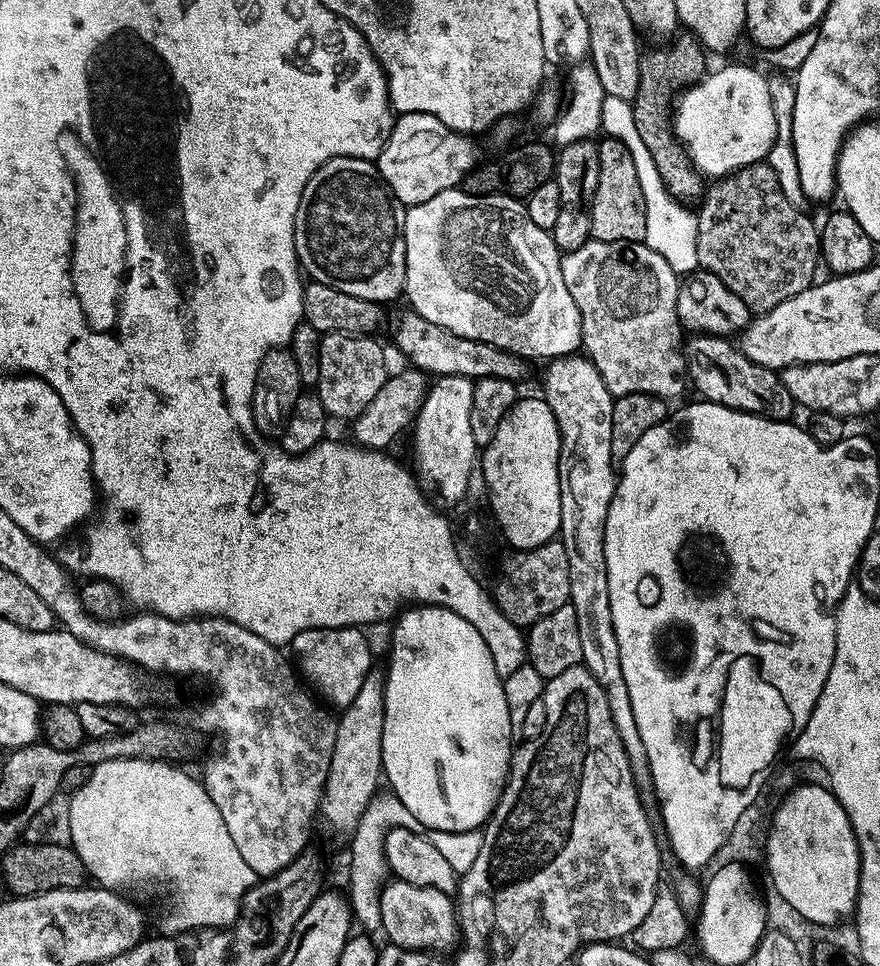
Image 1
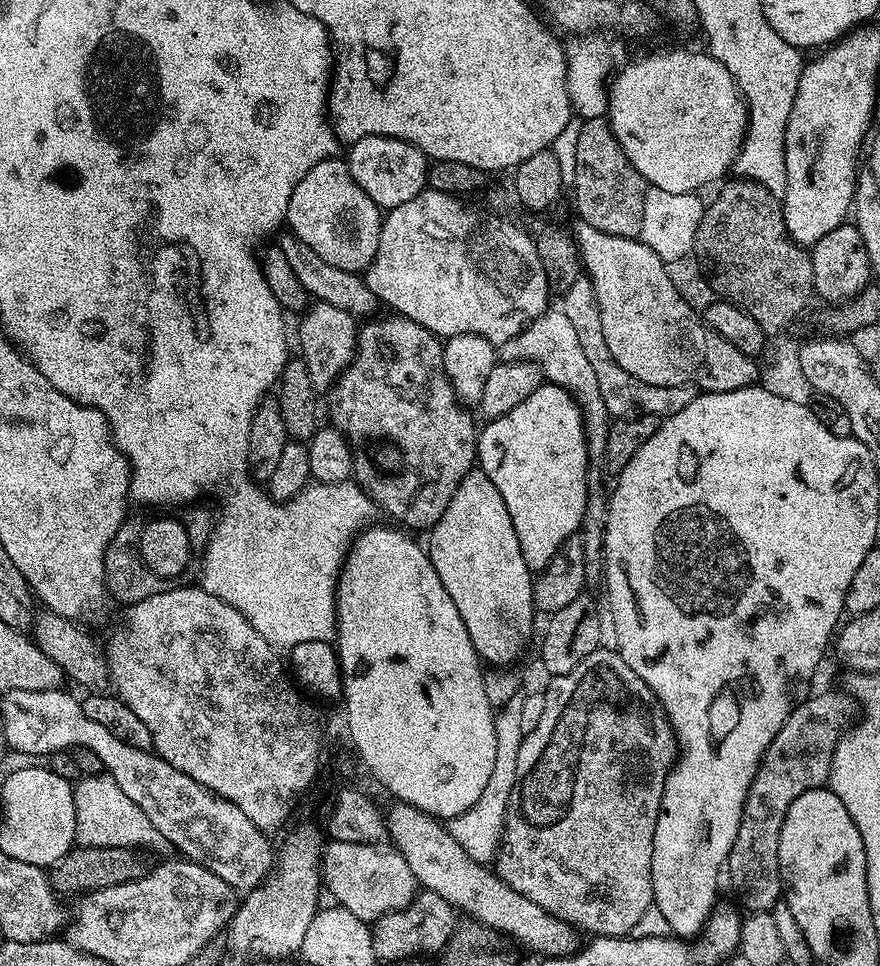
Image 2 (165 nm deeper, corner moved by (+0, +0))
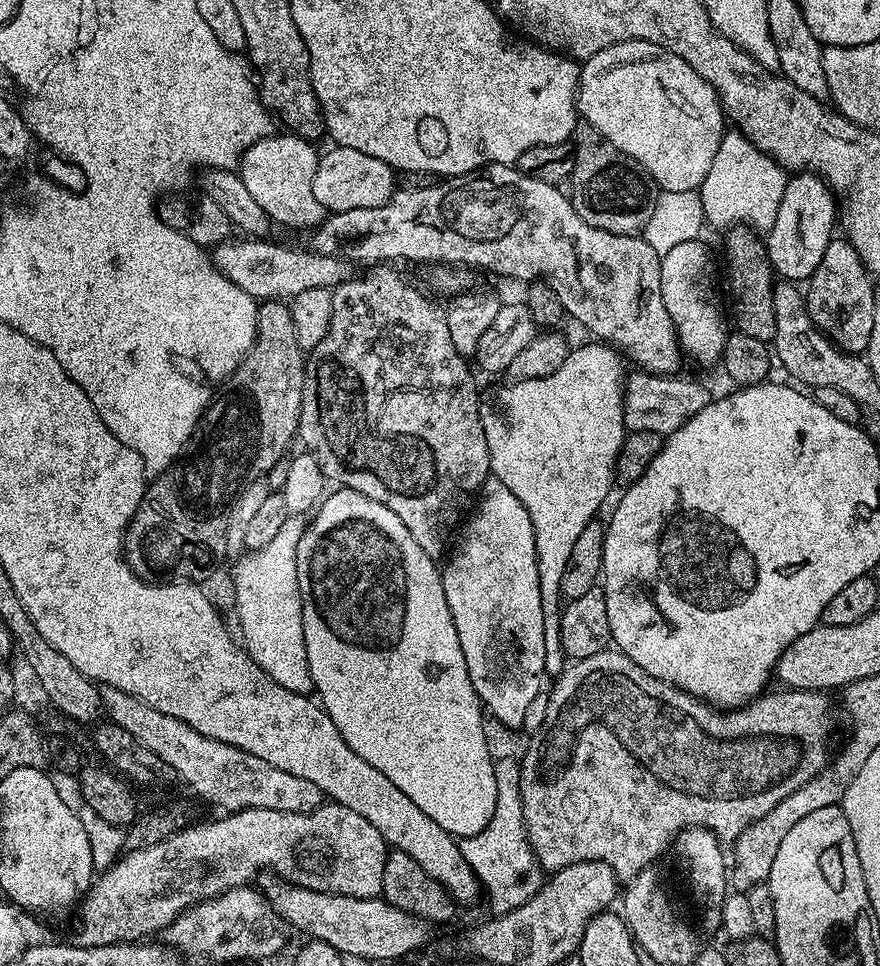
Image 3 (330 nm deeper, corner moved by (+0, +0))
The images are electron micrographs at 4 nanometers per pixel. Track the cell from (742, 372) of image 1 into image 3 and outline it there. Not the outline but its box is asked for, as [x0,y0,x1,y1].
[311,164,682,375]

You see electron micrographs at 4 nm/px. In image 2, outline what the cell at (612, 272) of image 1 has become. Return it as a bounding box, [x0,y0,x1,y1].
[562,278,698,420]

